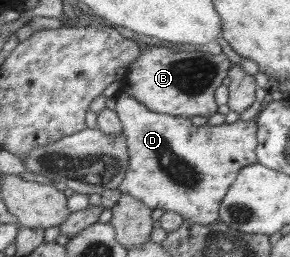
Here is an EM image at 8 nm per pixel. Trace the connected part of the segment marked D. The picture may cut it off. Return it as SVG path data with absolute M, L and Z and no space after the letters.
M119 91L116 96L115 110L124 125L130 155L130 164L125 179L118 187L119 191L143 200L151 210L175 211L184 221L207 226L219 222L223 200L236 182L239 172L244 167L258 163L259 142L256 120L238 119L233 123L220 125L206 123L203 126L195 126L191 123L191 118L151 111L146 104L123 91Z

